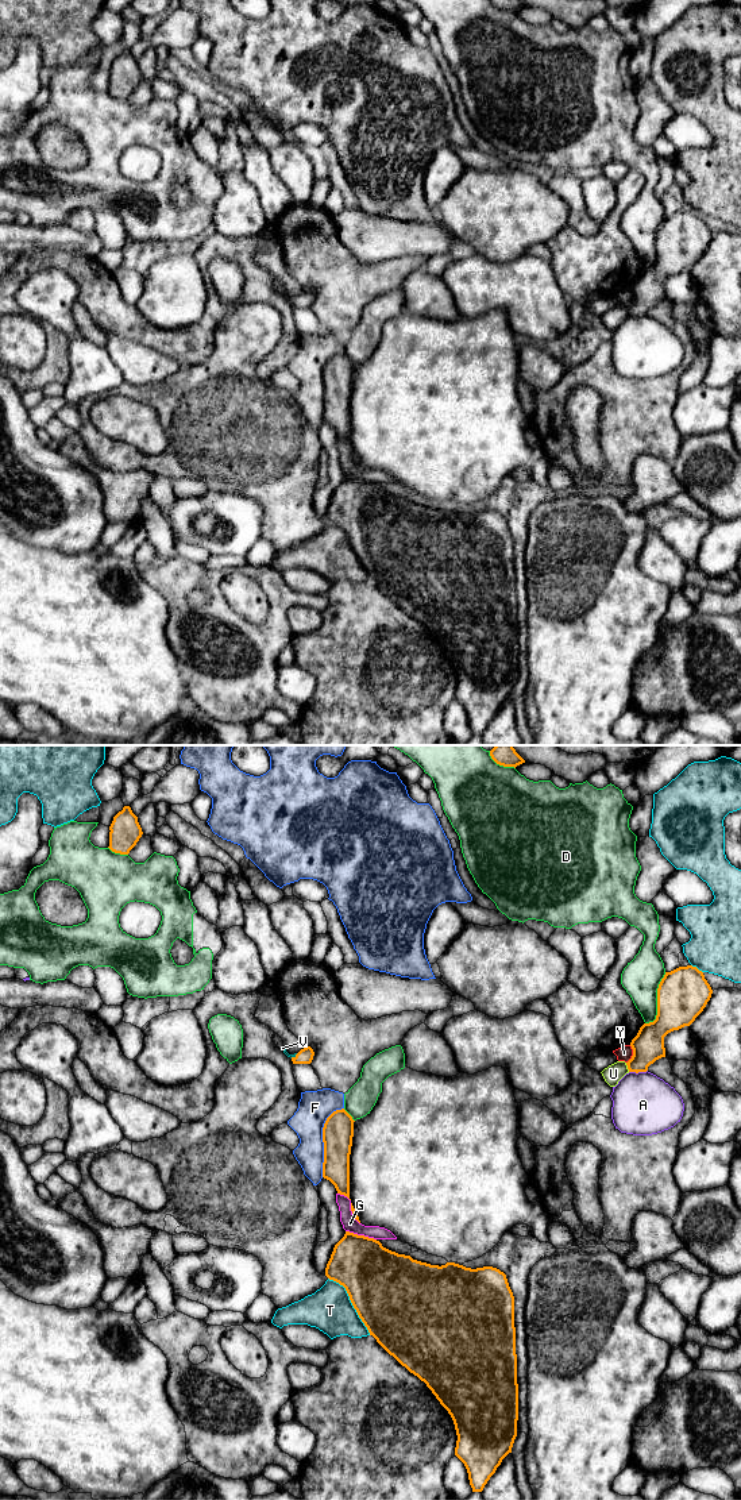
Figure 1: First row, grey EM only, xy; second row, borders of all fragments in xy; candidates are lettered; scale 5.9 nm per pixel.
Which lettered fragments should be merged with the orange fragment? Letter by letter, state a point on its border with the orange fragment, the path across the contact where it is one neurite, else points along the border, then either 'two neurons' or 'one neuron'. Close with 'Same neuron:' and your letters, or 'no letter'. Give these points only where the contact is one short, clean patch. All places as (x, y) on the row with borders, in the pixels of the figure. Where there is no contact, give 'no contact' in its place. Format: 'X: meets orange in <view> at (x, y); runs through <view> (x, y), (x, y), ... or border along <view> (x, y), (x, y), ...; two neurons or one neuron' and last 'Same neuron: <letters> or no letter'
A: meets orange in xy at (637, 1072); two neurons
D: meets orange in xy at (657, 1001); two neurons
F: meets orange in xy at (323, 1140); two neurons
G: meets orange in xy at (361, 1236); two neurons
T: meets orange in xy at (351, 1302); two neurons
U: meets orange in xy at (628, 1067); two neurons
V: meets orange in xy at (293, 1057); runs through xy (305, 1056), (293, 1057), (282, 1048); one neuron
Y: meets orange in xy at (633, 1055); two neurons
Same neuron: V

